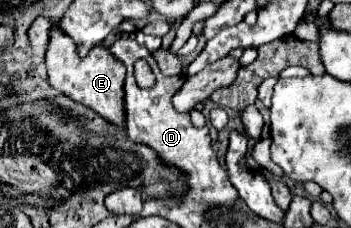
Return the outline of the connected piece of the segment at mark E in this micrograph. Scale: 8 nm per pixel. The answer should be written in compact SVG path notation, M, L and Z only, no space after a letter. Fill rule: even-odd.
M54 22L50 30L50 44L46 50L46 68L48 68L48 82L52 88L58 92L70 96L74 102L88 106L96 114L100 114L104 120L116 124L118 128L124 128L126 122L126 106L124 106L124 78L126 78L126 68L110 56L108 48L104 44L94 46L86 58L80 58L74 42L70 36L62 34L58 24Z

